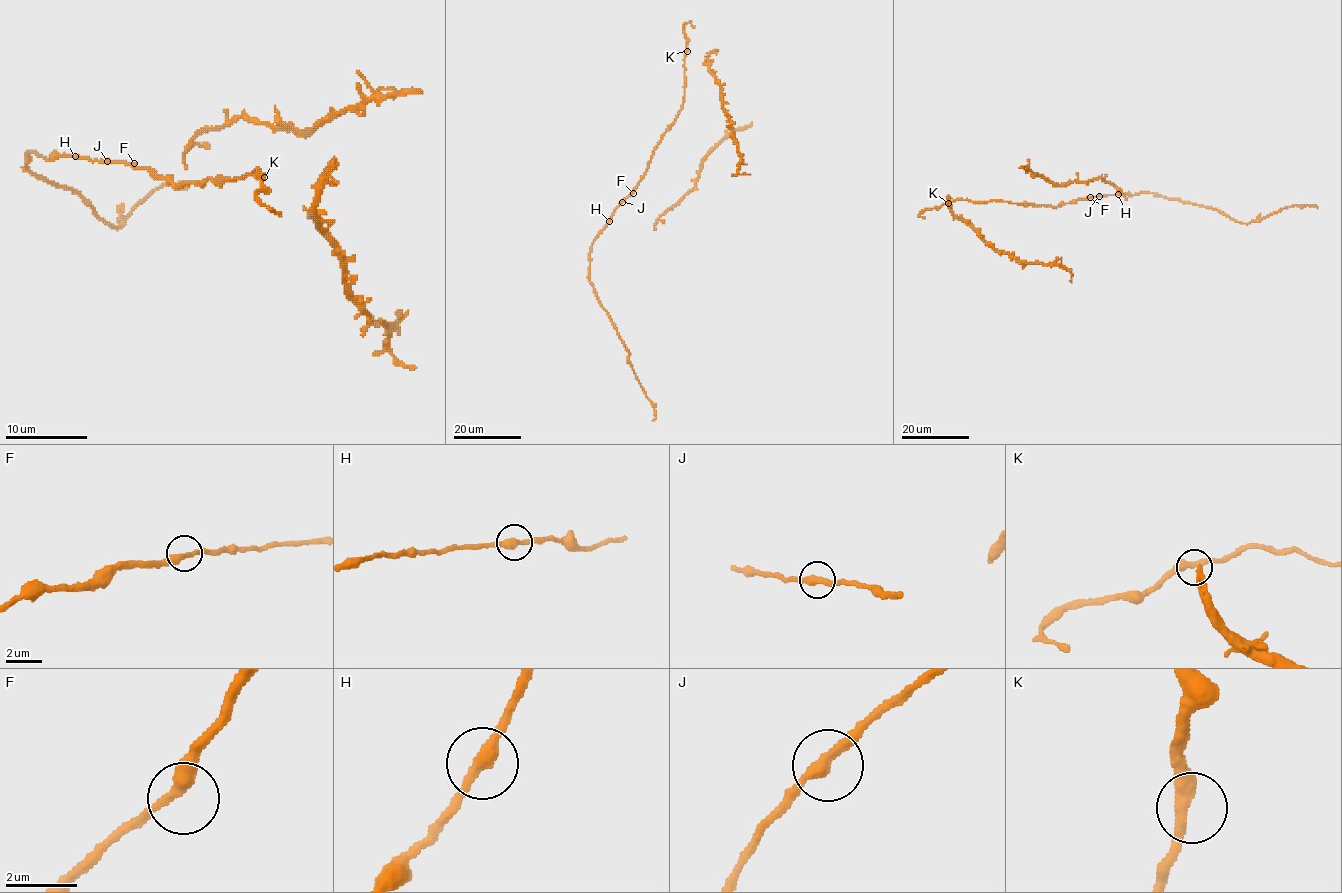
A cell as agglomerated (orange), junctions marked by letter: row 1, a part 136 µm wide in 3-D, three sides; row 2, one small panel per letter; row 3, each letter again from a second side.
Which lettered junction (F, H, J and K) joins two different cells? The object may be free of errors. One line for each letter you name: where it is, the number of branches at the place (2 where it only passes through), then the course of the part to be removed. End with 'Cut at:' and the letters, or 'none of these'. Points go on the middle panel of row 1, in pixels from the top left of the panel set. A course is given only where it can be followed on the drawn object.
Cut at: none of these

